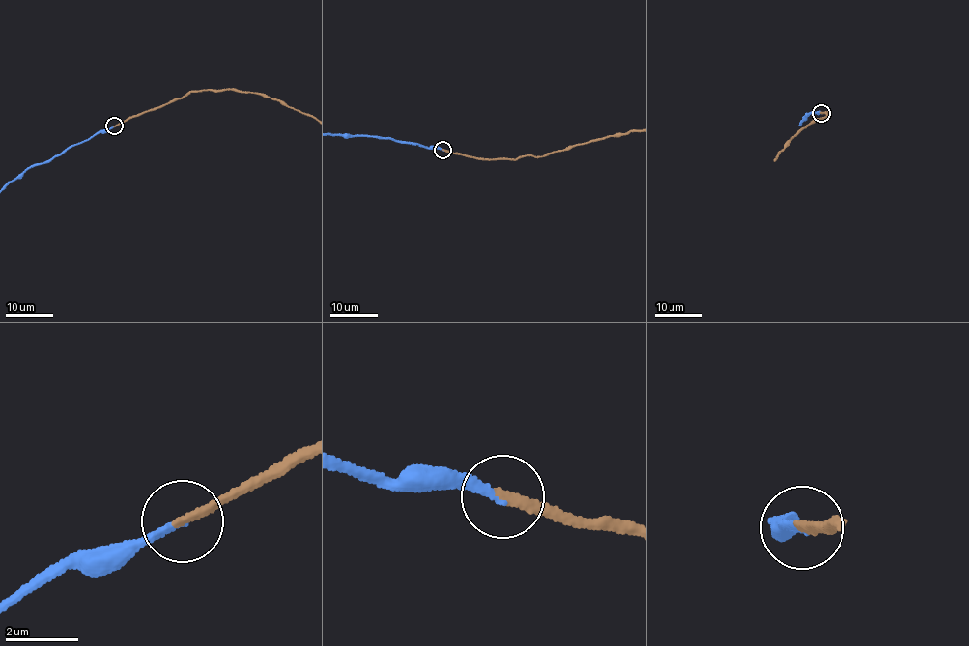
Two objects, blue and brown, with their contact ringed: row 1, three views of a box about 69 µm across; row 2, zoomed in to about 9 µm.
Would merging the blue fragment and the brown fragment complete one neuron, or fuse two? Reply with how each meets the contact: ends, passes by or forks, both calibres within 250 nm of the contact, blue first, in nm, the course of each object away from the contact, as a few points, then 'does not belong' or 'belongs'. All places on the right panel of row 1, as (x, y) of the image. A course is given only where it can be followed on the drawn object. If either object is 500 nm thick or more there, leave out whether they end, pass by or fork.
blue ends; brown ends; calibres 220 and 240 nm; belongs

